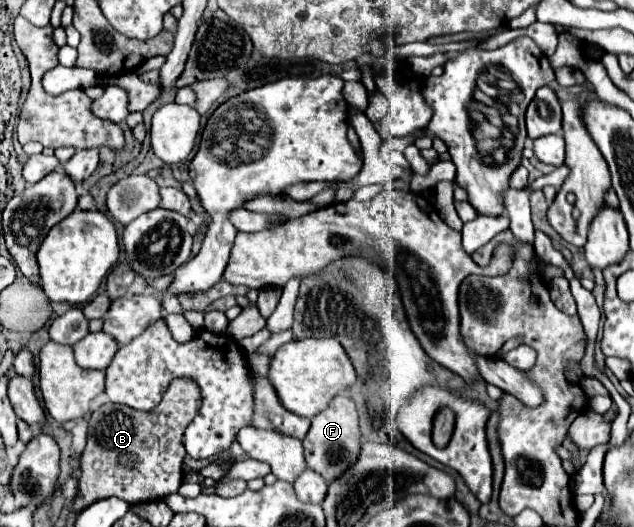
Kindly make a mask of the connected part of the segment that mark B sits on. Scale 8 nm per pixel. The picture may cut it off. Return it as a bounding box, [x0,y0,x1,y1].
[73,377,201,509]

